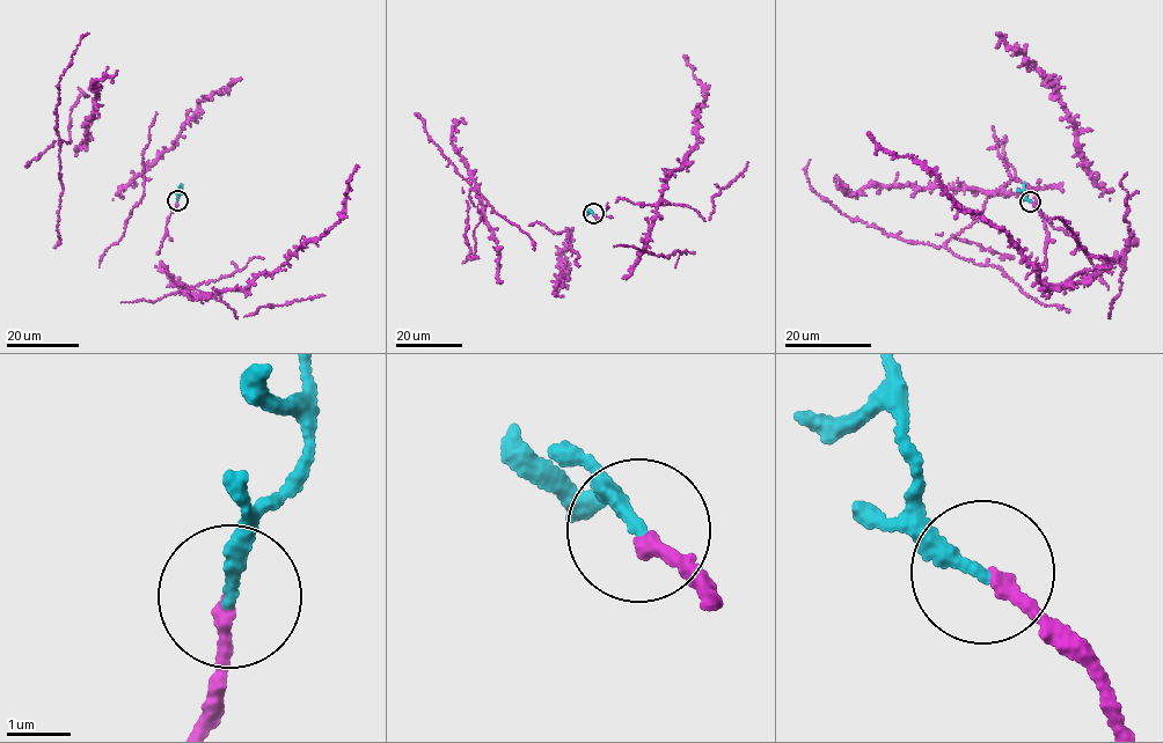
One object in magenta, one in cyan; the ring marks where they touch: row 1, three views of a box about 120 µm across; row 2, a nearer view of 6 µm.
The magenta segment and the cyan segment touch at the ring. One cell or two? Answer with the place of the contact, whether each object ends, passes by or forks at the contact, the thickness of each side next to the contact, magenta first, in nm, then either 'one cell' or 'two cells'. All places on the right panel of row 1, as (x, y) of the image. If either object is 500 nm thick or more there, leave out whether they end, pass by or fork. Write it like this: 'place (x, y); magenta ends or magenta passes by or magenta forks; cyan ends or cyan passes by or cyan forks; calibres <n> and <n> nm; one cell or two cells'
place (1030, 201); magenta ends; cyan ends; calibres 240 and 220 nm; one cell

